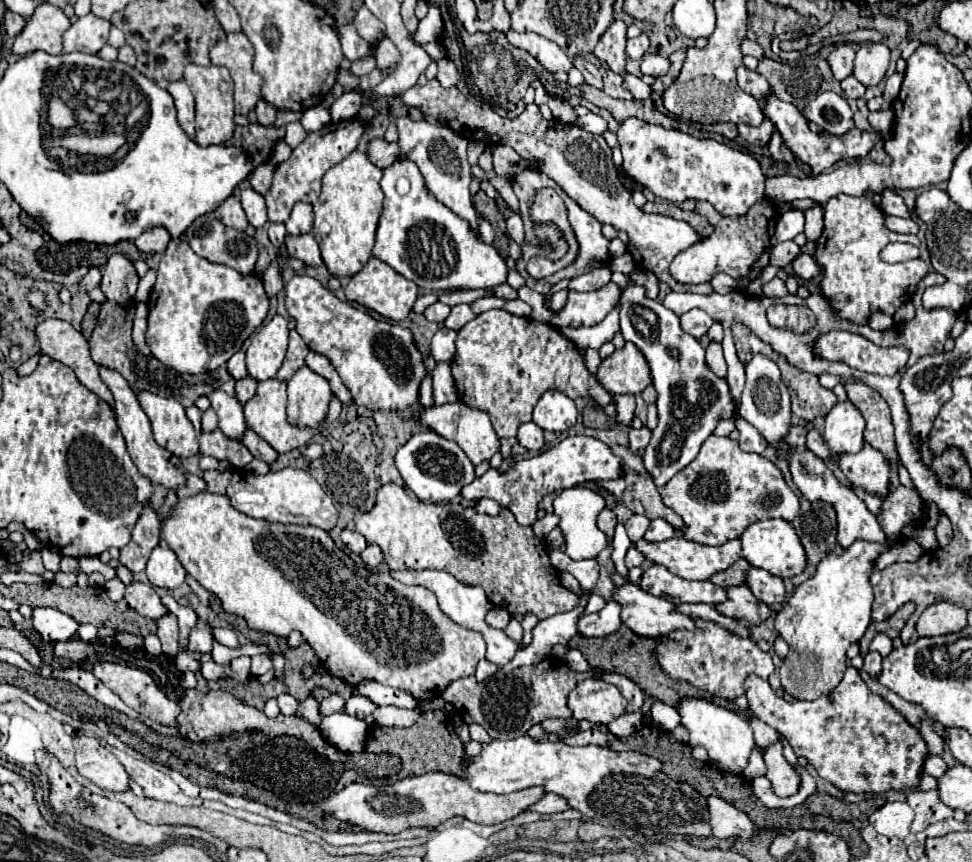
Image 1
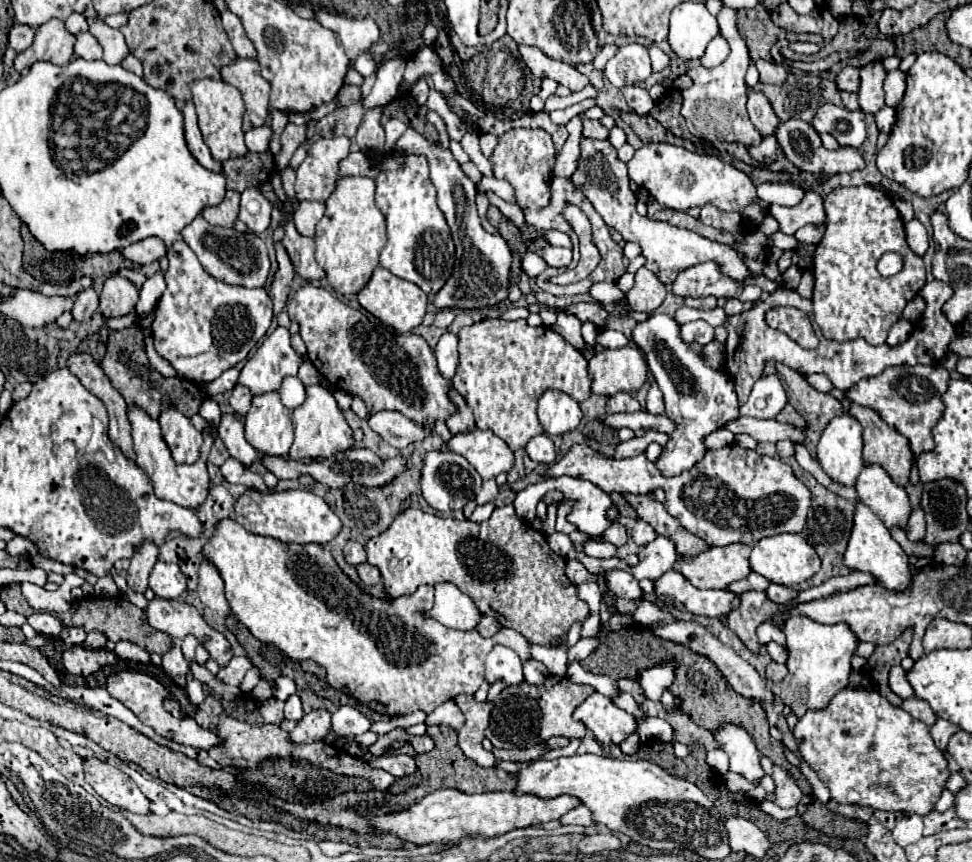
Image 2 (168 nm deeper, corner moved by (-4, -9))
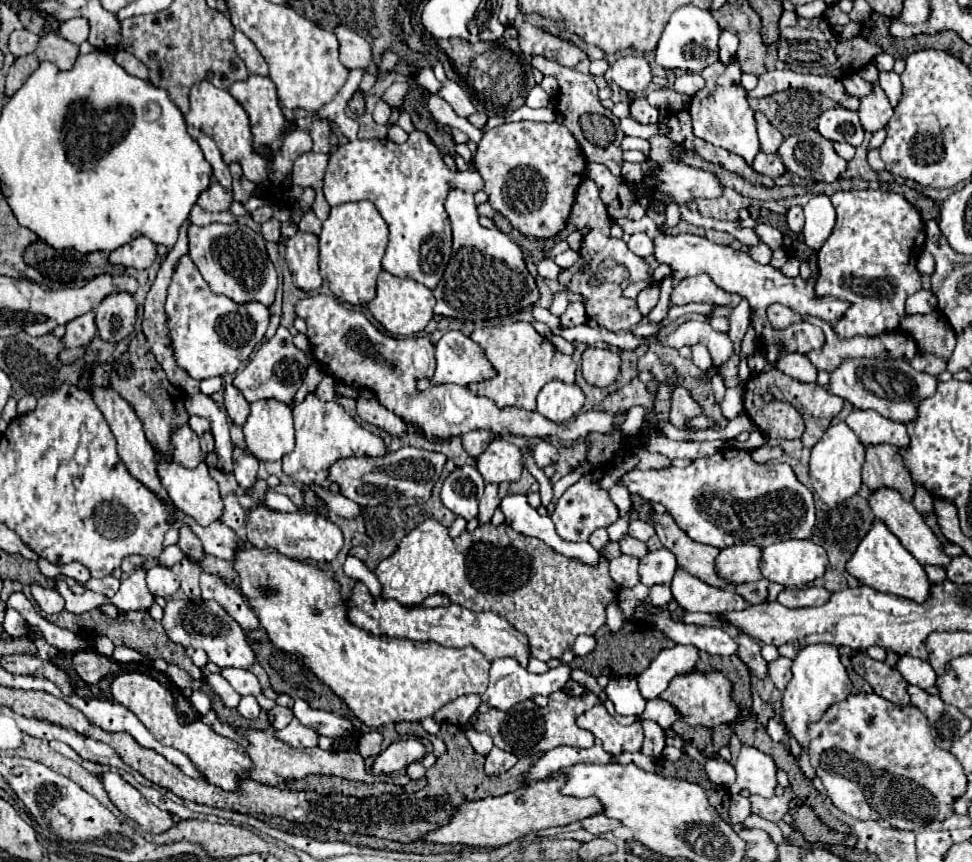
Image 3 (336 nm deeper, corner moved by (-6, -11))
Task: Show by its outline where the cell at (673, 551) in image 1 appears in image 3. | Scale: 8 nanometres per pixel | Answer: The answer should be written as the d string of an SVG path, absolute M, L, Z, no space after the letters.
M732 545L720 551L718 555L718 573L728 579L730 583L750 583L750 581L758 581L762 579L760 573L760 557L762 557L762 549L756 545Z

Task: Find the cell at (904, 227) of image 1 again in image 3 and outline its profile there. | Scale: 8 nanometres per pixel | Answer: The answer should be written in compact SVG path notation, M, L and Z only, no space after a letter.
M924 251L922 255L920 255L920 259L918 259L918 271L922 273L922 275L932 275L934 273L934 257L928 253L928 251Z

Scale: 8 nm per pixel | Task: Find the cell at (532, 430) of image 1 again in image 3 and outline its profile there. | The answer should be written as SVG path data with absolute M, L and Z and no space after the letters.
M542 441L540 445L536 445L532 455L534 455L534 461L540 469L544 469L548 465L554 465L558 461L558 449L556 449L556 445L552 445L548 441Z

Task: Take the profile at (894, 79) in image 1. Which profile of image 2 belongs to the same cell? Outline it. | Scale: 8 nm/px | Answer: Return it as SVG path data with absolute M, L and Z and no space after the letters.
M896 69L896 71L890 71L884 79L884 91L886 91L886 105L890 107L896 107L902 97L904 97L904 89L906 89L906 75Z

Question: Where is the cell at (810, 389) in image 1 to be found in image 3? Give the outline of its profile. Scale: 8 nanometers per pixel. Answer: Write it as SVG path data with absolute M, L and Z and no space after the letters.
M780 371L766 373L766 381L768 381L768 385L772 385L772 389L776 389L775 393L772 393L776 400L788 402L790 405L794 405L796 409L800 409L800 413L804 417L804 425L806 425L806 429L800 437L804 447L814 447L818 443L818 439L824 435L824 431L828 429L830 421L842 411L844 401L840 397L832 395L830 391L826 391L824 387L820 387L818 383L802 383L802 381L796 381L792 377L786 377Z

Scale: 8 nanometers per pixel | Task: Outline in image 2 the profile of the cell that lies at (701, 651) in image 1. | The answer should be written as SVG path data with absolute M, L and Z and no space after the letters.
M770 663L768 669L766 669L766 679L768 681L782 681L786 675L786 665L780 665L780 663Z

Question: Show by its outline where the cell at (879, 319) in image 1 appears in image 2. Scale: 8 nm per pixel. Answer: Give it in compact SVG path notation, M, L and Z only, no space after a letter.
M900 319L896 325L892 325L892 329L890 329L890 333L888 333L886 343L890 343L892 347L894 347L894 345L898 345L898 343L904 343L904 341L908 339L910 331L912 331L912 323L908 323L908 321Z

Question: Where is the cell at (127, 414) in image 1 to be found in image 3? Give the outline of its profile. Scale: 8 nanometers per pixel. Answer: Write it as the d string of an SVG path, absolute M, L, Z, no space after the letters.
M156 453L156 461L158 461L158 475L160 475L160 479L162 479L168 495L170 495L170 499L176 505L178 511L192 517L202 527L206 527L212 521L218 521L222 517L224 503L222 503L222 497L220 497L220 491L218 491L218 483L210 477L206 463L200 463L194 471L190 471L190 469L182 467L174 461L172 463L162 461L160 453Z

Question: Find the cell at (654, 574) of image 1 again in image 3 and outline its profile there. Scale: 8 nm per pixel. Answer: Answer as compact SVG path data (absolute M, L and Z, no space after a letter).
M678 567L672 579L672 595L680 607L686 611L702 611L702 613L724 613L724 611L740 611L746 609L748 603L734 589L718 589L712 587L698 577L690 575L686 569Z

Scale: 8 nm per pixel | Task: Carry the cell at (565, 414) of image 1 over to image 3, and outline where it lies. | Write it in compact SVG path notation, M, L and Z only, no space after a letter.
M548 381L538 393L538 413L554 423L566 423L584 405L582 389L564 381Z

